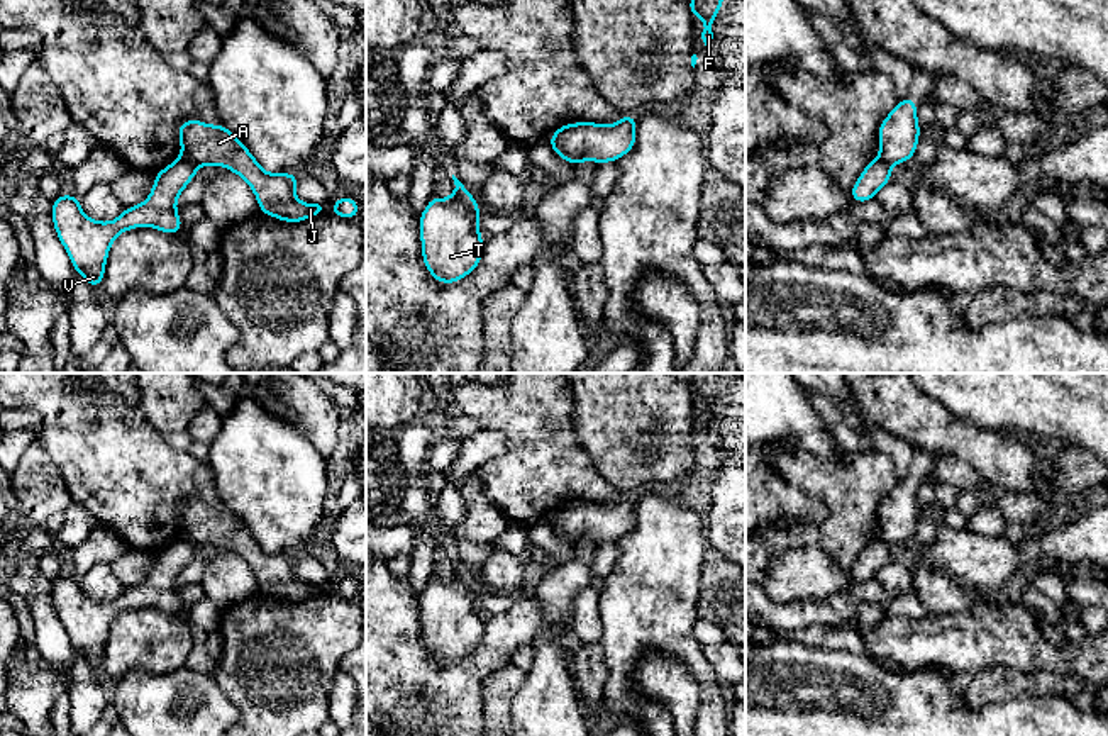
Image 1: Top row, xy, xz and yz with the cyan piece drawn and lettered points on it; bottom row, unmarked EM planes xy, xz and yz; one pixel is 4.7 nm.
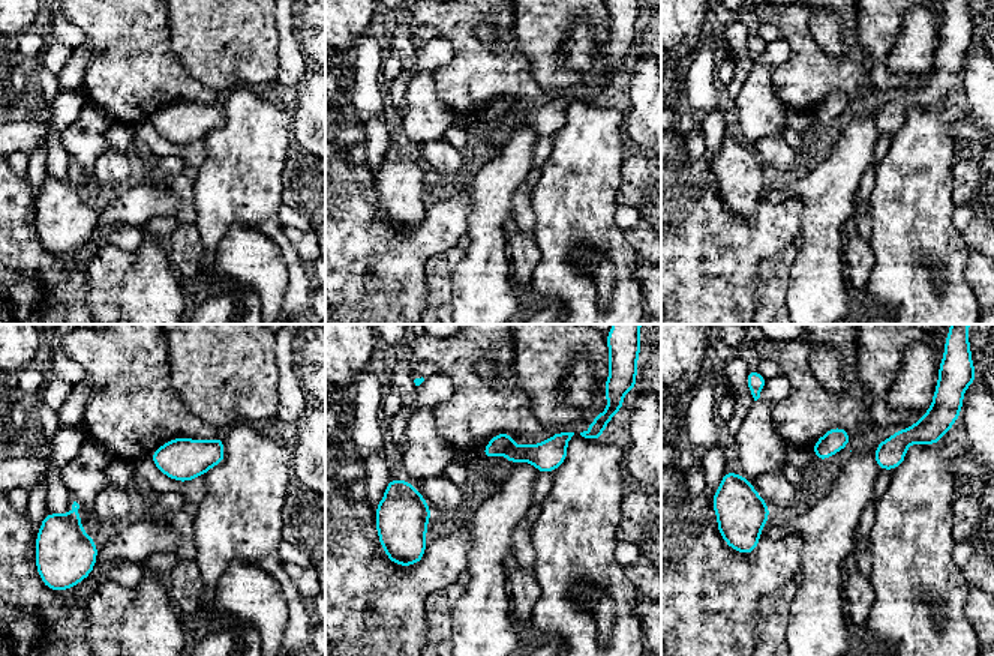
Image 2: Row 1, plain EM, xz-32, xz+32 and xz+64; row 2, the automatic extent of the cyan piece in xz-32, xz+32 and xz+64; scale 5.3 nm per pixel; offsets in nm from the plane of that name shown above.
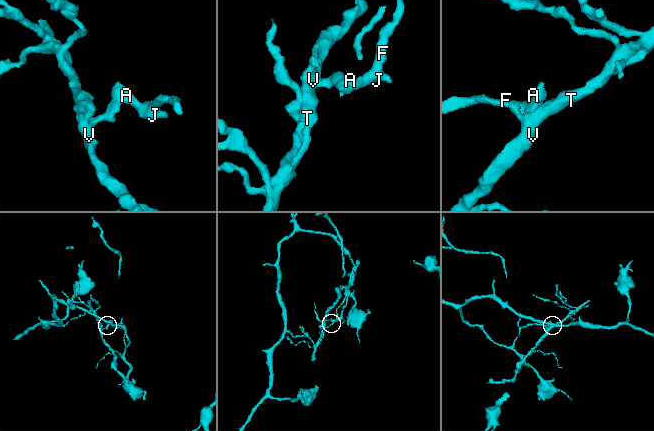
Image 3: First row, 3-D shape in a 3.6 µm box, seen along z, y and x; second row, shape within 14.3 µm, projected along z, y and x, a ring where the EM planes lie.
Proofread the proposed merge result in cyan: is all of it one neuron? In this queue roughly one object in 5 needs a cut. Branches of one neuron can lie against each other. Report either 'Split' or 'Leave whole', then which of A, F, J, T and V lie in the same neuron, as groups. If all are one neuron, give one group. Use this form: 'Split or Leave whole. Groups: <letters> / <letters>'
Split. Groups: A F J / T V

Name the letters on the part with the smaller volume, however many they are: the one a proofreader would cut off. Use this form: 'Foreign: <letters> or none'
Foreign: T, V

